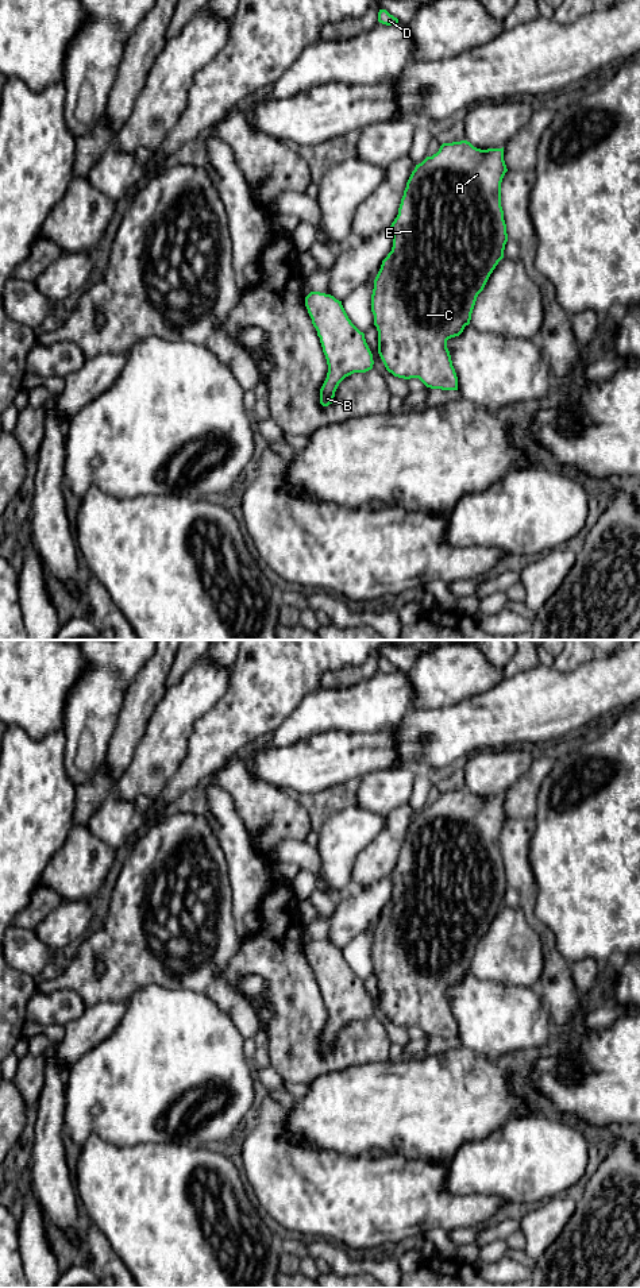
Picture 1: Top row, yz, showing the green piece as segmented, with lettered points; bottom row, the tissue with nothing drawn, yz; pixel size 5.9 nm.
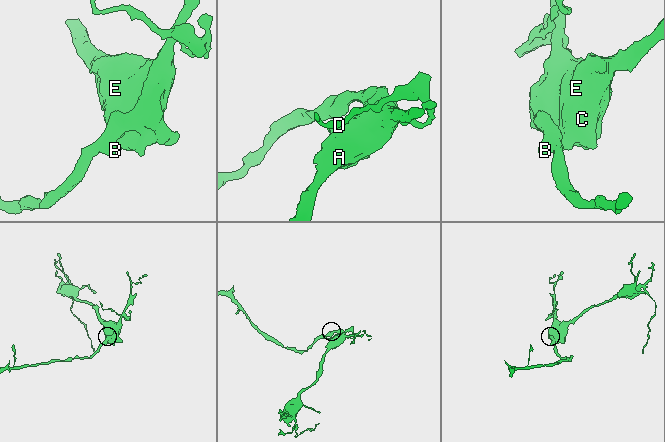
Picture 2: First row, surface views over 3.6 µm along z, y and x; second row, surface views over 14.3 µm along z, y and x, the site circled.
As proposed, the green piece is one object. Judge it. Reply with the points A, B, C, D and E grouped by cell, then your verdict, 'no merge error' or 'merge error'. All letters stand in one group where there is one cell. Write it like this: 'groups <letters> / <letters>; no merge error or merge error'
groups A B C D E; no merge error

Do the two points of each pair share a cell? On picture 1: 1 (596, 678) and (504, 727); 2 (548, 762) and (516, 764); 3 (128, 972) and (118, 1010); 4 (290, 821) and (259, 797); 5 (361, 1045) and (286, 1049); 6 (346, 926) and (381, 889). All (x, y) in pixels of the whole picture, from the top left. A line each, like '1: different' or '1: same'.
1: same
2: different
3: different
4: same
5: same
6: same

